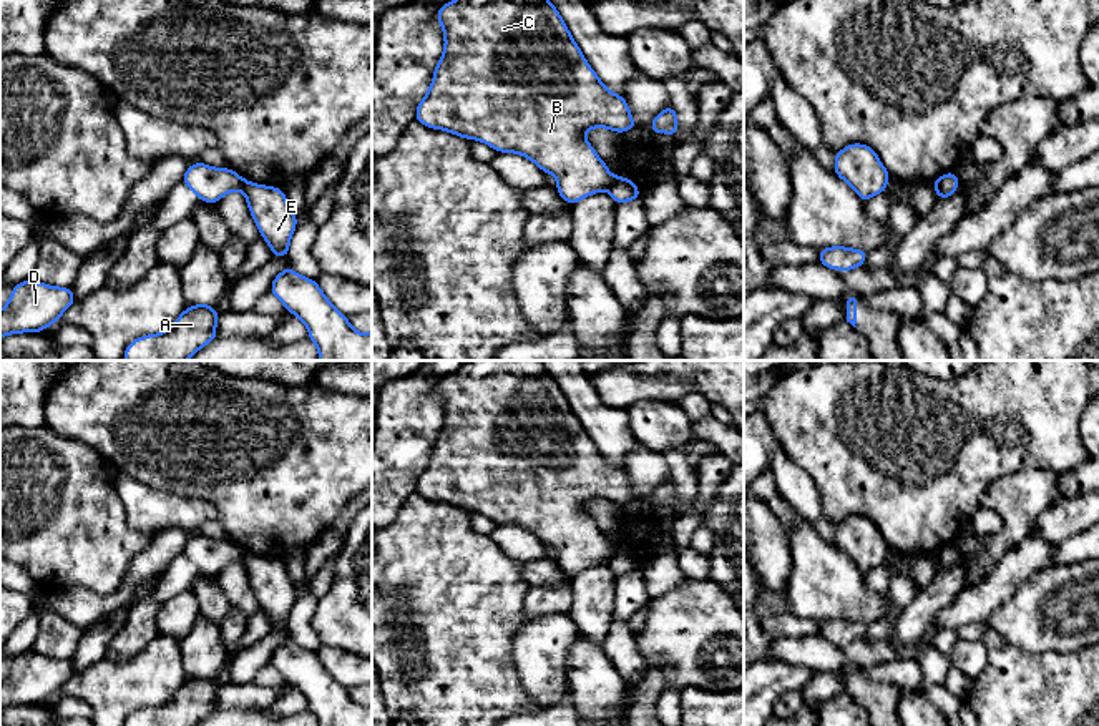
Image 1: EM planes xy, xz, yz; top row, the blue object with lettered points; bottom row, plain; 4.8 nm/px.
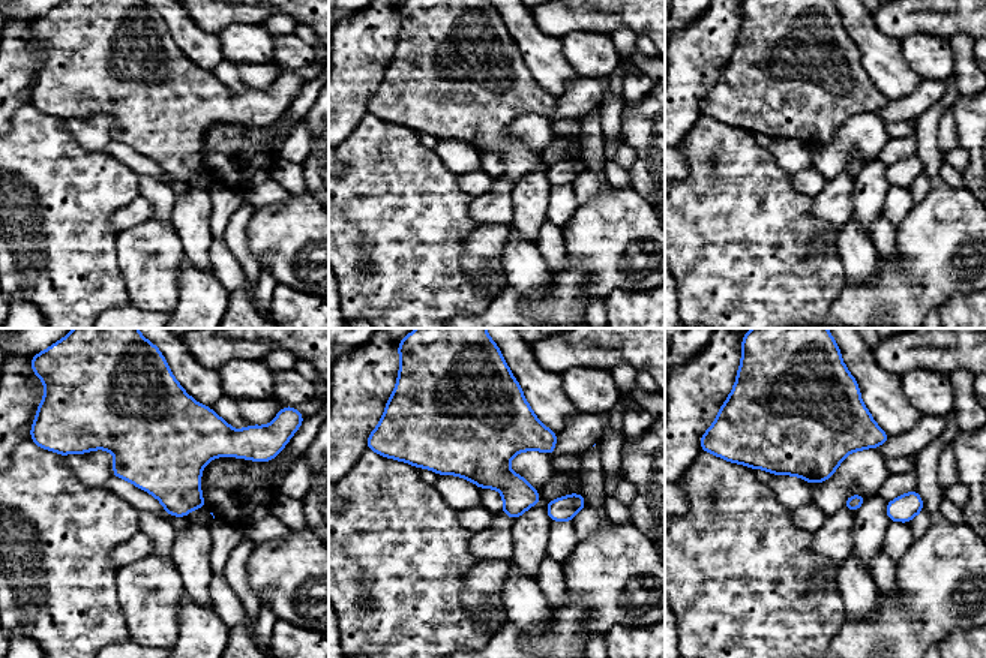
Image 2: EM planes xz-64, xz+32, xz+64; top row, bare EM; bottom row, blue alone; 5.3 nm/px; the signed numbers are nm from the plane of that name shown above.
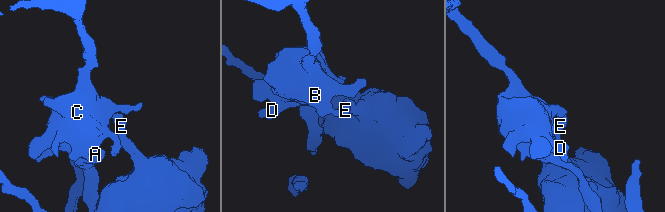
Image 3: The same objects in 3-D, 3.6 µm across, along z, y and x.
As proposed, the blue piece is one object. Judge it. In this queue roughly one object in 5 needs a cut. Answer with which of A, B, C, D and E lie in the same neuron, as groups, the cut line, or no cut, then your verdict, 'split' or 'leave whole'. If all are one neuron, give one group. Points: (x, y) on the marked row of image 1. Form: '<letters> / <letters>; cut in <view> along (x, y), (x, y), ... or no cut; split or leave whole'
A B C D / E; cut in xz along (618, 176), (608, 188); split

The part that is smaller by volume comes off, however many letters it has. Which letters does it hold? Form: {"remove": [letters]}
{"remove": ["E"]}

